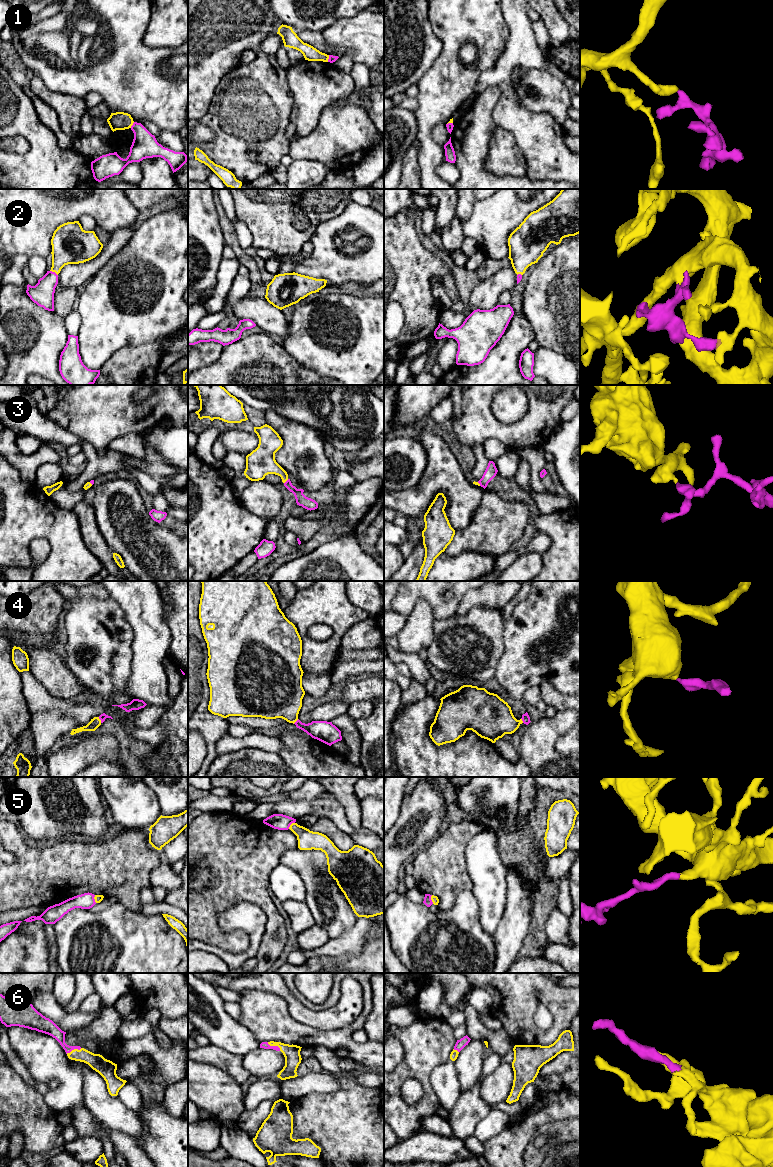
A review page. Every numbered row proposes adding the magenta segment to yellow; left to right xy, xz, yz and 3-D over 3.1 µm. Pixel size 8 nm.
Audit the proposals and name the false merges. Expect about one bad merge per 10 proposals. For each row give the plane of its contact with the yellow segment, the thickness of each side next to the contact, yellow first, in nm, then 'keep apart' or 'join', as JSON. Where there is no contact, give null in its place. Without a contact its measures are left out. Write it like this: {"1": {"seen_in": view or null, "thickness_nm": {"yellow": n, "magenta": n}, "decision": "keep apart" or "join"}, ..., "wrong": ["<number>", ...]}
{"1": {"seen_in": "xy", "thickness_nm": {"yellow": 140, "magenta": 200}, "decision": "keep apart"}, "2": {"seen_in": "xy", "thickness_nm": {"yellow": 300, "magenta": 180}, "decision": "join"}, "3": {"seen_in": "xz", "thickness_nm": {"yellow": 220, "magenta": 90}, "decision": "join"}, "4": {"seen_in": "xy", "thickness_nm": {"yellow": 80, "magenta": 60}, "decision": "join"}, "5": {"seen_in": "xz", "thickness_nm": {"yellow": 160, "magenta": 130}, "decision": "join"}, "6": {"seen_in": "xz", "thickness_nm": {"yellow": 130, "magenta": 60}, "decision": "join"}, "wrong": ["1"]}

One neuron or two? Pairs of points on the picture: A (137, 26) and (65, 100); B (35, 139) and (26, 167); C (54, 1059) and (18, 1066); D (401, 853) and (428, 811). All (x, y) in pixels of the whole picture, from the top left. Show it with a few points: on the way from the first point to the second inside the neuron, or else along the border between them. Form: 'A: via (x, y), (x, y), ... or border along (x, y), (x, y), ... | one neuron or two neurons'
A: border along (48, 88), (54, 92), (67, 93), (83, 98) | two neurons
B: via (35, 146), (35, 158), (33, 160) | one neuron
C: border along (11, 1045), (28, 1072), (40, 1082) | two neurons
D: via (401, 843), (420, 821) | one neuron

